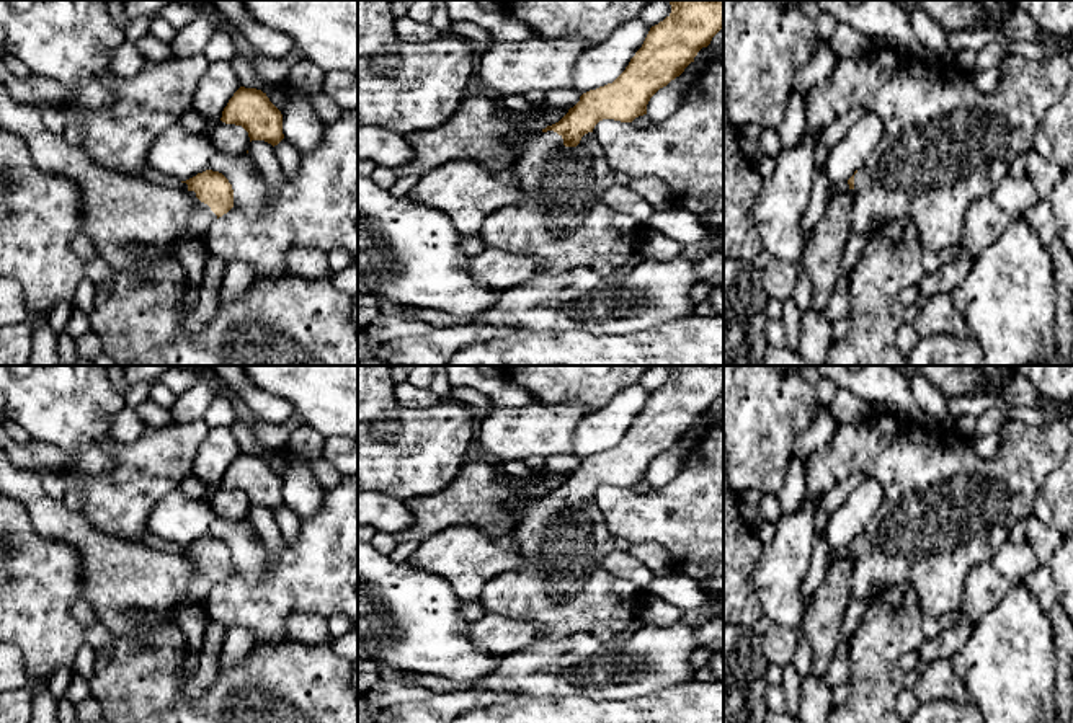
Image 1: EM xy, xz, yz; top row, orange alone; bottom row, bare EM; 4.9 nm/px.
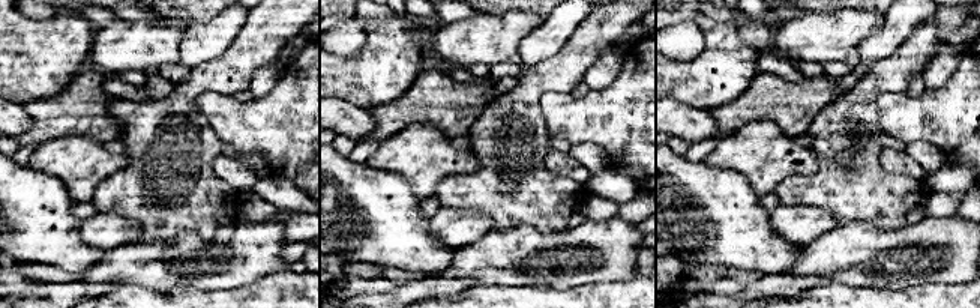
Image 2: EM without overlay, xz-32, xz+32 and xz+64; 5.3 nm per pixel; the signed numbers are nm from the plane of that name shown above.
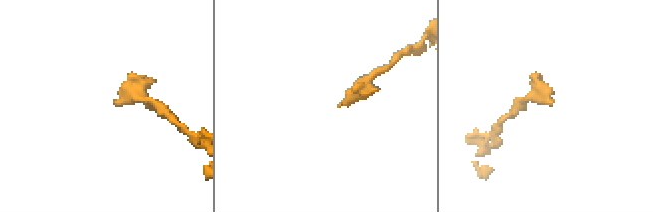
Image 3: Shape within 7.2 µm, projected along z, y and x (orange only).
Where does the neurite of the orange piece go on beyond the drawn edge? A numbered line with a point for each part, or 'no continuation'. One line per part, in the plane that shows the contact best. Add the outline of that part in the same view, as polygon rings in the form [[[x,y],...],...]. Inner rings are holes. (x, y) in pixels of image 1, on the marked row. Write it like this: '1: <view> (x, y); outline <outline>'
1: xz (564, 222); outline [[[554,131],[513,134],[506,142],[518,149],[511,170],[523,193],[523,202],[493,212],[480,228],[485,248],[496,248],[537,258],[536,274],[562,274],[586,266],[599,276],[609,276],[627,264],[637,246],[639,224],[604,202],[606,191],[616,184],[604,150],[593,132],[577,147],[565,147]]]

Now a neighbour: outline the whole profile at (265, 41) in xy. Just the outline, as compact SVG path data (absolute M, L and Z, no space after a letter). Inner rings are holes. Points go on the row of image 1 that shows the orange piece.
M211 0L219 11L243 34L260 55L284 57L296 42L291 36L263 26L242 0Z

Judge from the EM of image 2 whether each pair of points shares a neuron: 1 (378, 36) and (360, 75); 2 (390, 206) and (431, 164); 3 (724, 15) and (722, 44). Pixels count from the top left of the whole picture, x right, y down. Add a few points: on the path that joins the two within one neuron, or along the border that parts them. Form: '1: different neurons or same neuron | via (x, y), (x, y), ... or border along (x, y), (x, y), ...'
1: same neuron | via (378, 45), (378, 57), (369, 66)
2: different neurons | border along (378, 169), (399, 173), (420, 199)
3: different neurons | border along (704, 15), (719, 21), (736, 21)

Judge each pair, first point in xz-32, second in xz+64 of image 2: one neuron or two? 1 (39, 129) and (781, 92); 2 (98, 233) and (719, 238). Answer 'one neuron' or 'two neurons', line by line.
1: one neuron
2: two neurons

